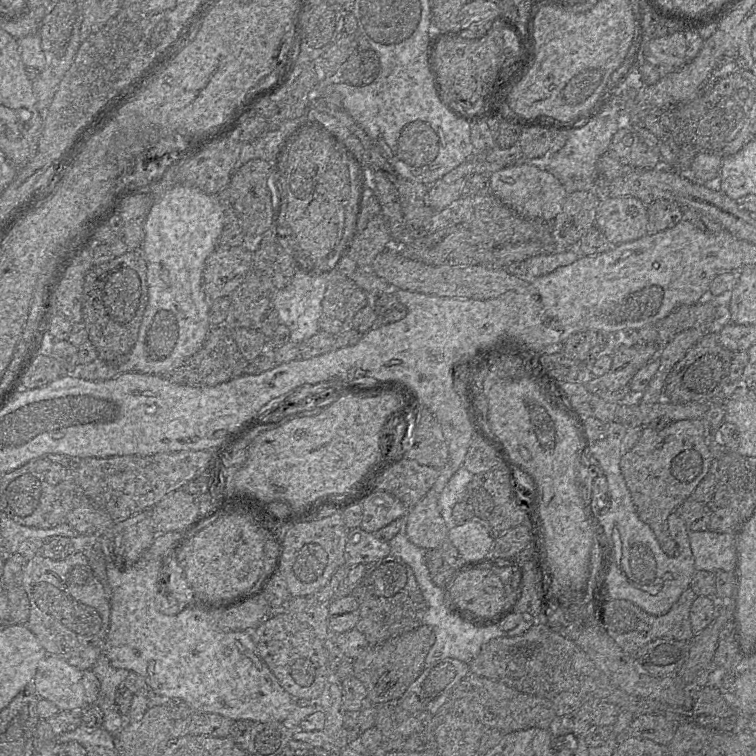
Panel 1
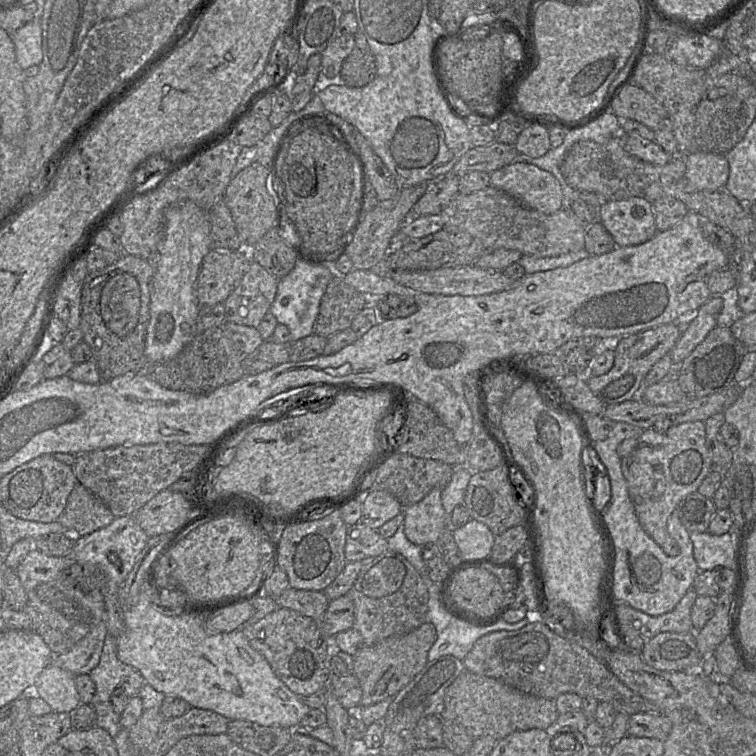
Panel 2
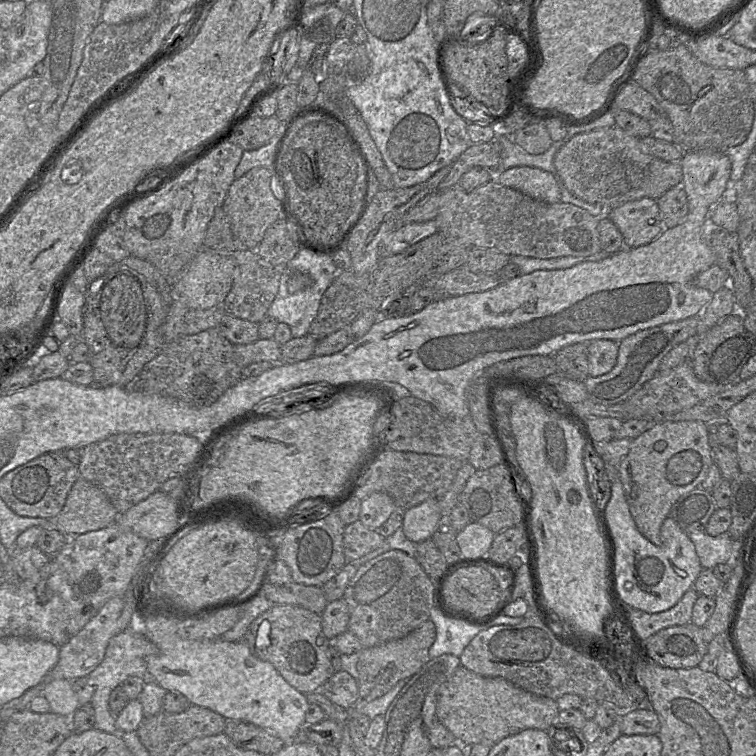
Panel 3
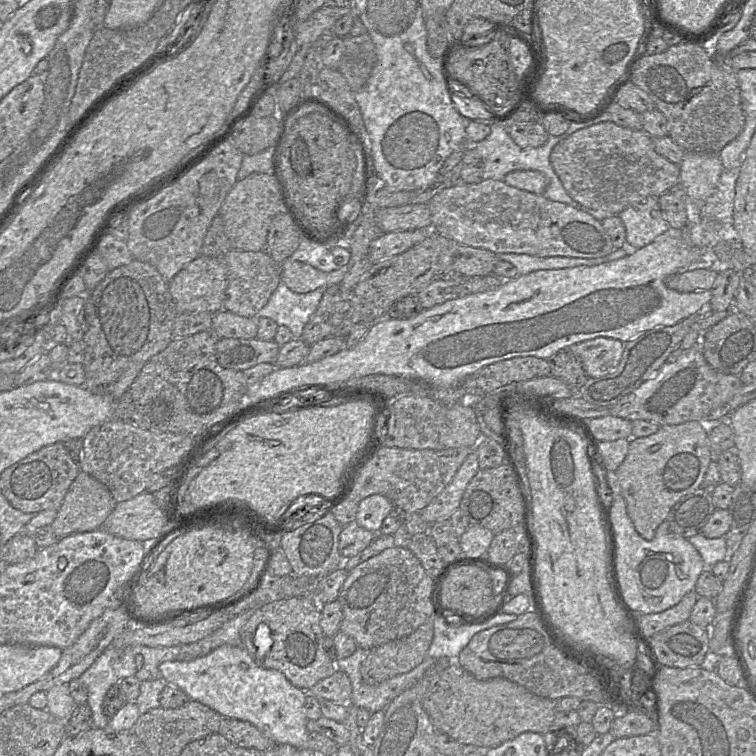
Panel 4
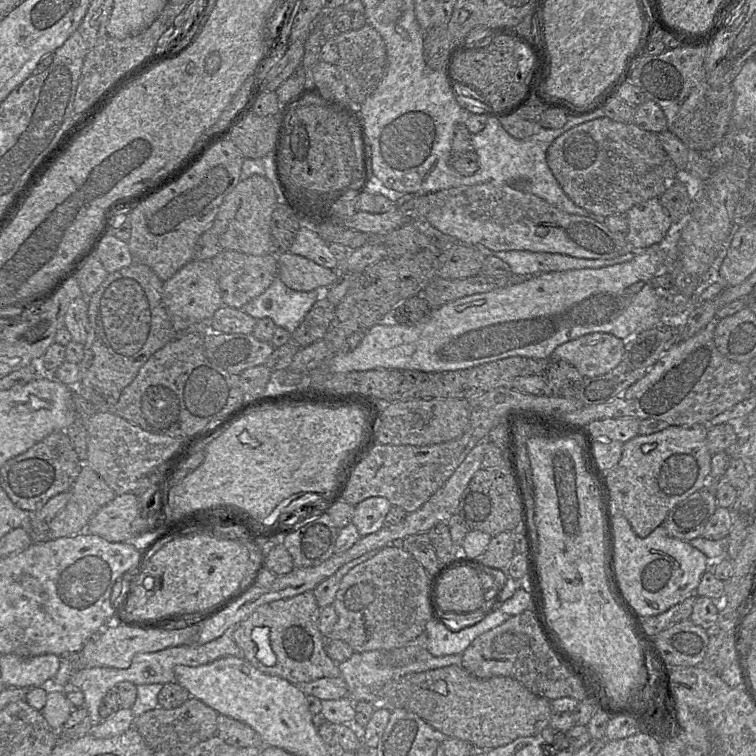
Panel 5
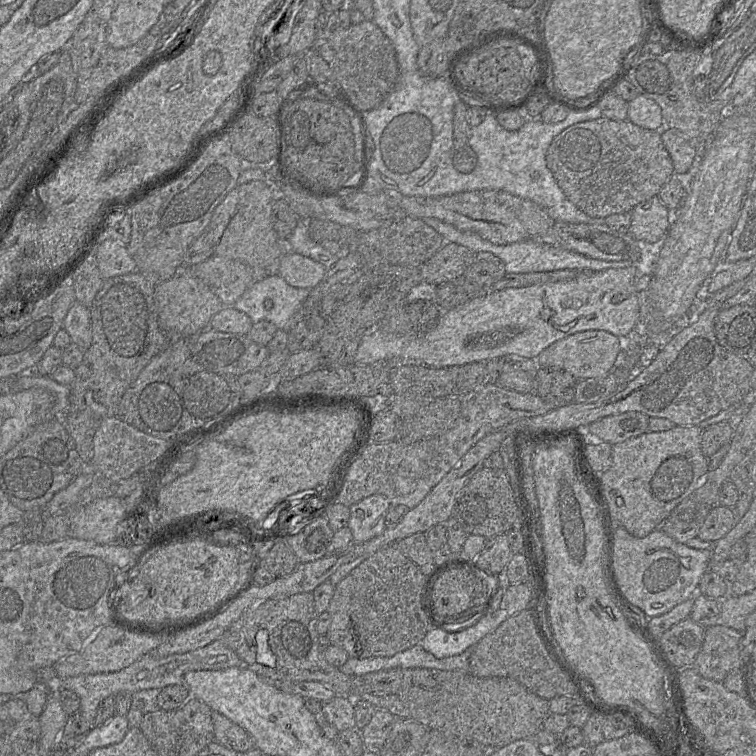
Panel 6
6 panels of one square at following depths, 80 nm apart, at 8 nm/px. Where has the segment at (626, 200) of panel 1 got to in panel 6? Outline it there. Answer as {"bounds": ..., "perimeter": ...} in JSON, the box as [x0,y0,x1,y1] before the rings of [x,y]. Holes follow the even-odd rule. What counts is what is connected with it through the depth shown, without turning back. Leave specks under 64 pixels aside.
{"bounds":[628,196,672,243],"perimeter":[[[657,196],[638,204],[631,212],[628,233],[637,241],[655,243],[664,237],[672,223],[672,212]]]}

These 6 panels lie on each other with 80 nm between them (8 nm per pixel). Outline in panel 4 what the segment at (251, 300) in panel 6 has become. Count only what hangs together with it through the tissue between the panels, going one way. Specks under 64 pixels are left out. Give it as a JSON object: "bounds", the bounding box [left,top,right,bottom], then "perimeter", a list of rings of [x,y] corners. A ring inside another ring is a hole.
{"bounds":[256,280,326,338],"perimeter":[[[281,280],[266,305],[256,314],[256,319],[271,318],[278,326],[288,327],[293,338],[301,338],[304,326],[316,311],[326,288],[296,293]]]}

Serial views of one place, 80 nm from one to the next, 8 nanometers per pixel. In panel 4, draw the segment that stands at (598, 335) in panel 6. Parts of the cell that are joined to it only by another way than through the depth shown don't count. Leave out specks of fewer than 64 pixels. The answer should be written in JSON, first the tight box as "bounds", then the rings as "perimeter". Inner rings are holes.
{"bounds":[568,337,624,378],"perimeter":[[[597,337],[568,348],[578,357],[590,378],[613,373],[621,360],[624,343],[617,339]]]}

